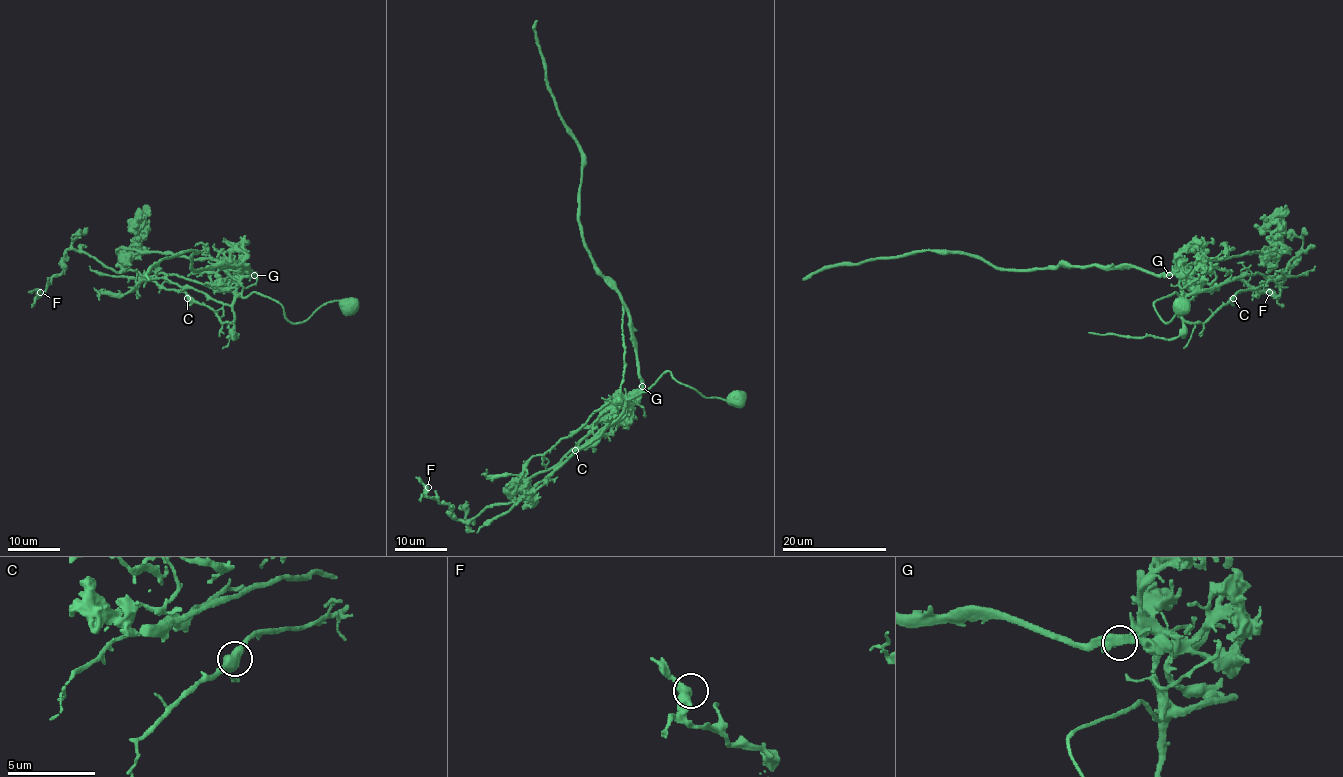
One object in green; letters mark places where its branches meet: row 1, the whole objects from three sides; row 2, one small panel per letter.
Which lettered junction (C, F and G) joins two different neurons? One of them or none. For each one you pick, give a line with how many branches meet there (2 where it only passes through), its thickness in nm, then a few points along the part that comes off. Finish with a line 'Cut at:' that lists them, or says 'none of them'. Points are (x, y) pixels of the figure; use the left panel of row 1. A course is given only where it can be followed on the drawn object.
G: 2 | 440 nm | (254, 275), (237, 293), (220, 292), (175, 275), (122, 272), (69, 249), (64, 270), (40, 295), (28, 292)
Cut at: G

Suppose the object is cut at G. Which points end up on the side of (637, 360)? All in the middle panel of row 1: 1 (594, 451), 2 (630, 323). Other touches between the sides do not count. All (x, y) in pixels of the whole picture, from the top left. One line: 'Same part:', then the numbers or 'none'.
Same part: 1, 2

